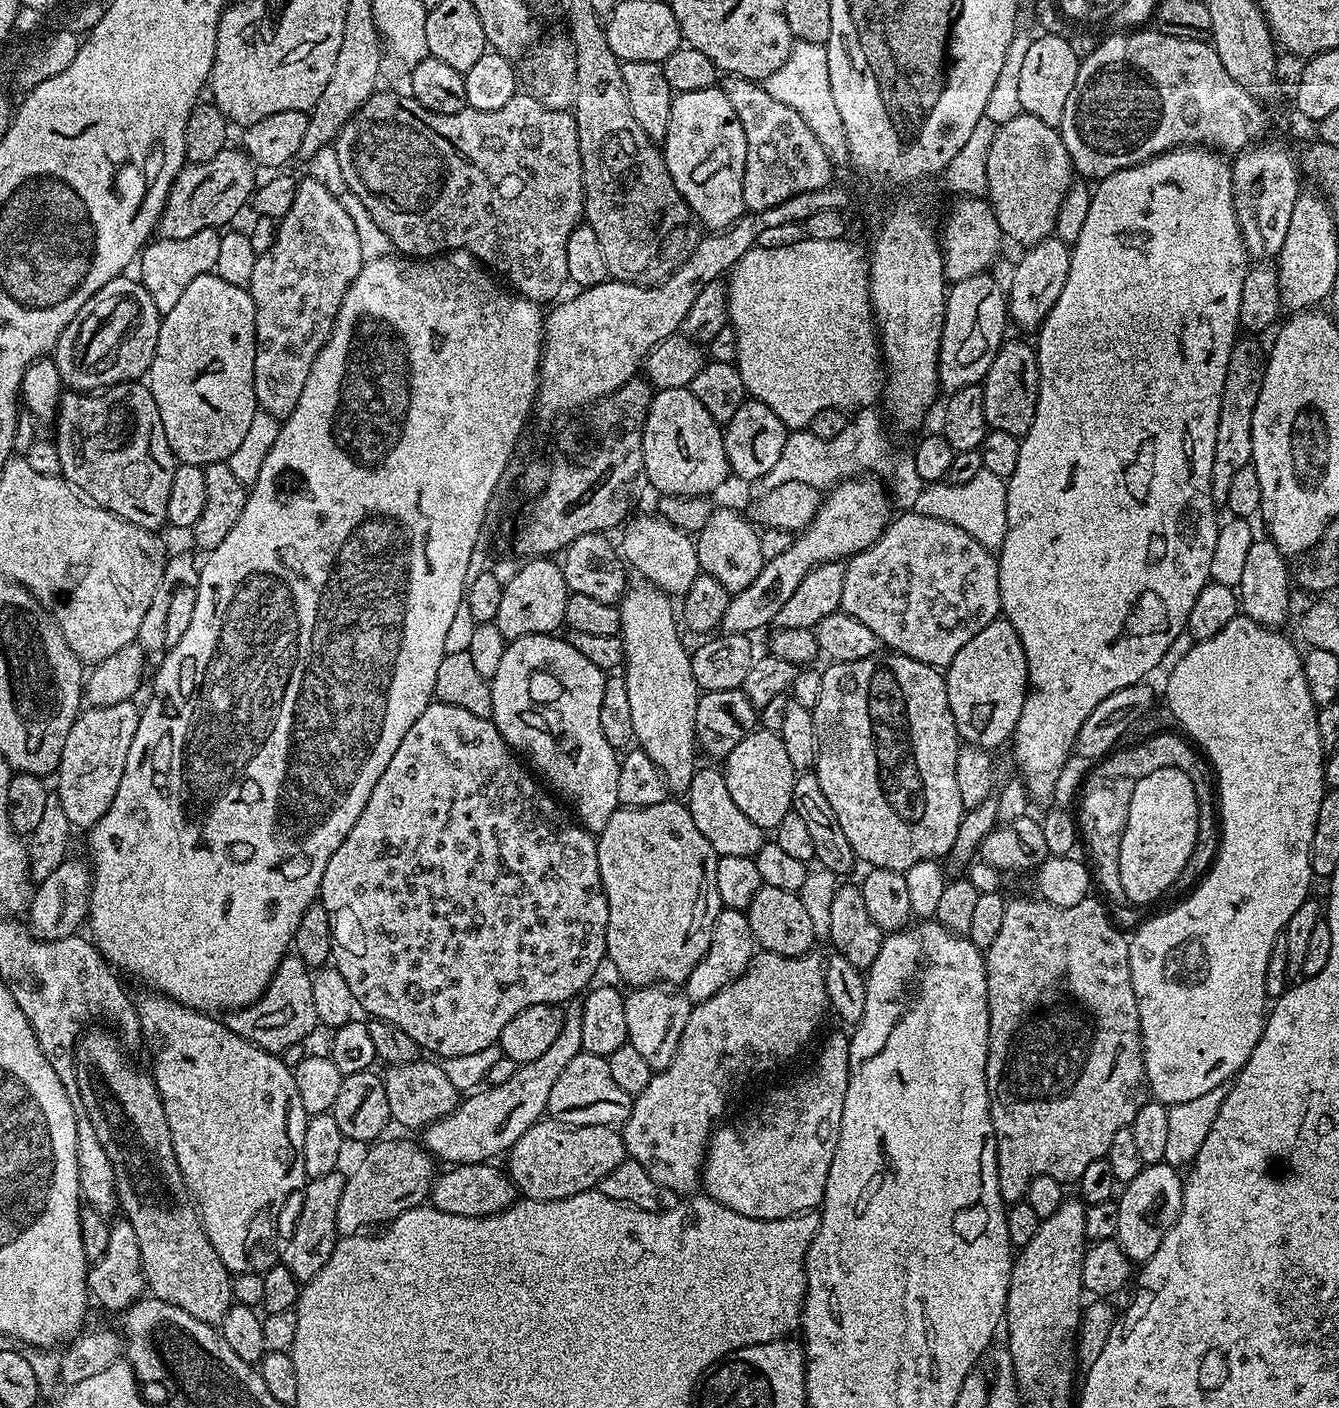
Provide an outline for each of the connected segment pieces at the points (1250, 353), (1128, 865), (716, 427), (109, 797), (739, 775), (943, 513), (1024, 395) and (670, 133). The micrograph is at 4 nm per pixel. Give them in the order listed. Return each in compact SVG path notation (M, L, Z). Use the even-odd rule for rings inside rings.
M1244 334L1237 339L1230 354L1230 362L1226 366L1226 382L1222 390L1222 402L1218 410L1218 434L1214 446L1214 470L1212 471L1212 497L1217 502L1224 502L1230 494L1230 482L1234 474L1242 467L1251 465L1252 451L1254 450L1254 406L1258 406L1258 394L1262 394L1262 382L1266 374L1266 348L1259 344L1257 337L1252 334Z
M1160 769L1147 775L1144 780L1135 781L1131 785L1133 797L1130 799L1129 818L1126 822L1125 834L1122 836L1120 877L1124 899L1129 905L1152 904L1164 891L1171 889L1182 874L1190 854L1194 850L1194 842L1200 827L1198 826L1198 798L1195 797L1194 785L1190 778L1174 769Z
M691 387L659 390L653 395L644 427L644 465L649 485L666 496L708 496L715 488L723 486L724 479L729 479L730 469L721 425L706 414L706 408L698 402L698 398L694 398Z
M127 700L105 708L89 707L81 711L70 726L70 734L66 734L66 746L62 746L60 767L54 776L54 792L74 826L97 824L114 802L122 770L126 770L126 754L130 754L130 742L134 742L134 730L138 730L140 721L141 709L134 705Z
M753 730L727 756L722 771L726 778L726 786L730 790L730 798L750 822L759 828L774 830L792 806L792 787L798 773L790 766L790 758L786 754L786 746L782 746L779 735Z
M979 472L970 482L929 483L918 494L915 511L923 516L938 518L942 522L950 522L958 526L958 530L966 530L974 542L978 542L989 552L999 553L1006 538L1006 494L1008 486L989 472Z
M1009 339L998 350L990 370L983 378L986 422L993 432L1023 437L1030 430L1036 413L1040 393L1040 371L1036 361L1036 349L1024 340Z
M723 87L677 92L673 95L670 126L666 126L662 151L666 166L670 170L670 178L674 178L674 186L678 186L678 194L682 194L686 207L705 229L730 228L734 221L744 215L746 130L742 130L742 122L738 122L738 114L734 114L734 106L730 106L730 98L726 98Z

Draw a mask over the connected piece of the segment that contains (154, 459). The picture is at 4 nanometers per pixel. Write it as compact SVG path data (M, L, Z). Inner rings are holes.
M129 382L116 384L113 388L105 388L95 394L89 394L79 390L68 390L60 397L60 411L54 421L56 433L54 439L58 450L58 460L62 462L60 476L67 480L73 488L80 489L81 493L99 508L107 508L116 516L121 516L126 522L134 526L142 526L147 532L159 533L160 527L168 524L168 507L170 506L170 486L174 483L174 474L178 463L172 447L168 444L166 430L162 426L162 414L158 414L158 402L154 398L151 387L144 382Z

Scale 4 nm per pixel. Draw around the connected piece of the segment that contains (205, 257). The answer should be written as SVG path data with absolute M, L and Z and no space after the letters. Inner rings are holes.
M217 229L198 230L198 234L190 234L190 238L155 239L141 251L138 257L138 279L144 285L146 294L150 294L150 298L154 300L156 309L162 314L174 310L178 298L182 298L186 286L190 286L194 278L207 276L215 269L220 238L221 233Z

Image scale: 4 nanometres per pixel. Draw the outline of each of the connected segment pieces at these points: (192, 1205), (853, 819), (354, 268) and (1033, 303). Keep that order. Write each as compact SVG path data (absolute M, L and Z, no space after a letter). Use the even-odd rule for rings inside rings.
M85 1031L76 1041L74 1088L80 1091L78 1104L82 1112L84 1107L83 1115L90 1122L90 1126L94 1126L94 1134L98 1134L102 1150L106 1150L106 1158L110 1158L110 1166L116 1179L118 1208L128 1219L130 1226L134 1226L134 1238L138 1238L138 1250L142 1254L142 1270L147 1291L157 1300L170 1302L170 1306L178 1306L178 1310L186 1310L186 1314L198 1318L198 1322L219 1326L234 1303L233 1277L222 1266L222 1260L218 1258L218 1252L214 1250L206 1234L204 1223L200 1221L196 1201L182 1178L160 1091L147 1071L139 1072L128 1061L129 1053L111 1031L91 1031Z
M877 654L870 658L862 658L858 662L835 662L827 665L828 669L820 672L822 678L822 695L818 698L818 706L812 709L814 726L818 730L818 758L814 769L818 782L826 799L834 806L834 815L838 817L846 838L854 850L857 861L868 863L872 868L885 868L895 872L906 873L910 866L923 860L939 861L947 857L950 846L954 846L954 838L958 835L960 819L964 817L965 809L962 806L962 797L958 794L958 781L954 775L954 766L958 762L958 750L962 741L954 714L950 710L948 697L948 682L945 673L939 668L931 668L928 664L918 662L909 656L899 654Z
M301 179L296 185L290 210L275 225L273 244L268 252L257 255L254 274L250 274L250 282L246 286L252 294L256 311L254 394L259 411L283 422L294 406L298 406L298 398L302 398L302 388L306 386L306 378L310 378L316 356L330 338L346 290L354 278L358 278L364 265L355 224L343 208L340 197L326 190L322 182Z
M1049 238L1027 249L1028 252L1016 264L1012 272L1012 290L1007 291L1008 313L1013 325L1017 324L1024 332L1035 333L1044 320L1054 310L1054 302L1058 302L1058 294L1062 294L1062 286L1066 286L1066 278L1070 274L1072 253L1069 245L1055 238Z

